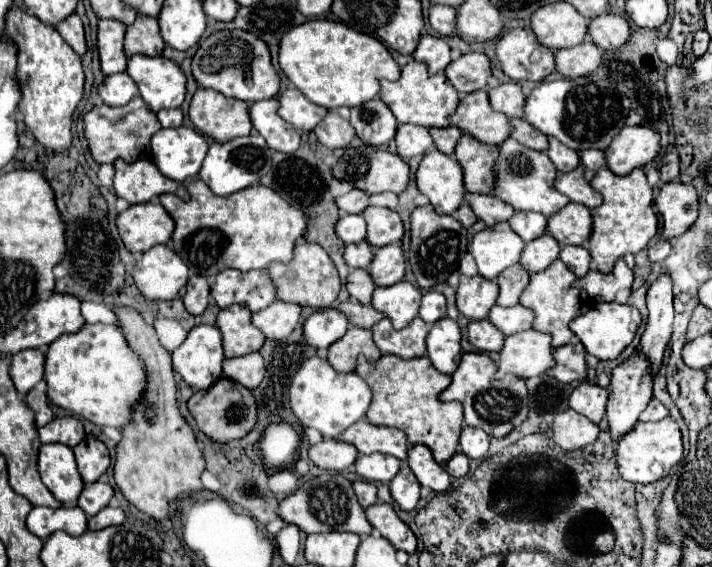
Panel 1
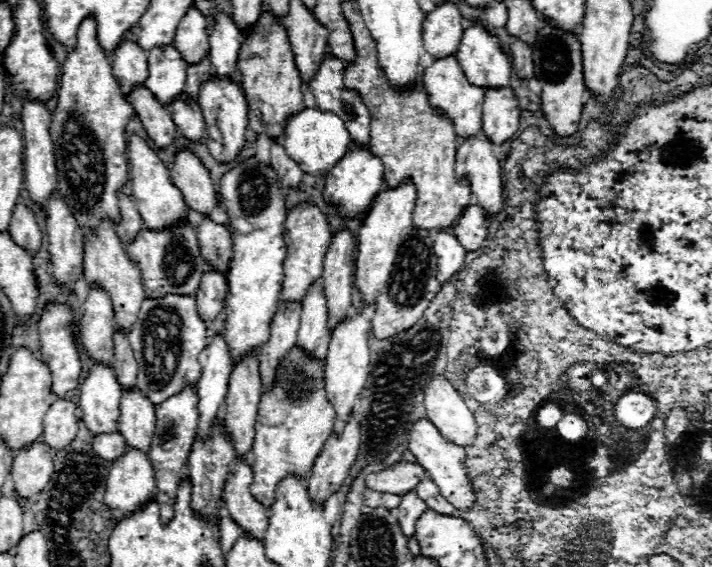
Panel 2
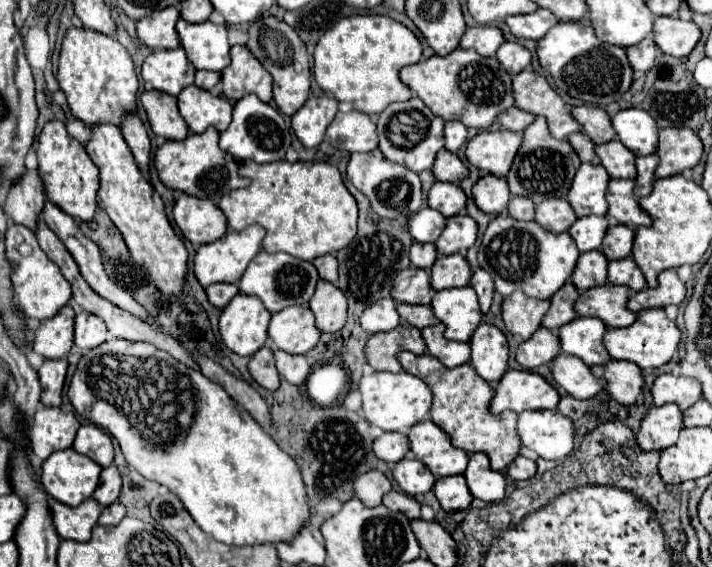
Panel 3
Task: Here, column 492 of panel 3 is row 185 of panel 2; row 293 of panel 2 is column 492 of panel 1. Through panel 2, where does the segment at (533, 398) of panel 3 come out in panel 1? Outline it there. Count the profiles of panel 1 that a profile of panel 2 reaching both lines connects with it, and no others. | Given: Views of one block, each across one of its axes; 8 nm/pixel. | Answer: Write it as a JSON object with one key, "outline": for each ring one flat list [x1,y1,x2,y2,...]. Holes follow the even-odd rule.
{"outline":[[464,352,462,360,452,374,452,384,440,394,442,402,458,400,464,406,464,422,472,428,482,428,492,438,504,438,518,428,528,416,528,390,526,382,518,376,504,376,498,380,496,364,488,354]]}

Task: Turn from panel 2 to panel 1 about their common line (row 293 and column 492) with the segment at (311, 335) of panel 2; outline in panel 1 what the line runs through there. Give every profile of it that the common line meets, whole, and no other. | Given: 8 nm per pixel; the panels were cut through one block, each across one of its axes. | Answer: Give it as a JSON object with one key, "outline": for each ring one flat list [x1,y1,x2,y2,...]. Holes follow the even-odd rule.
{"outline":[[520,304,514,308,504,308,504,306,492,306,488,320,504,334,516,334,516,332,524,332,532,328,534,322,534,312,530,312,530,308,522,308]]}

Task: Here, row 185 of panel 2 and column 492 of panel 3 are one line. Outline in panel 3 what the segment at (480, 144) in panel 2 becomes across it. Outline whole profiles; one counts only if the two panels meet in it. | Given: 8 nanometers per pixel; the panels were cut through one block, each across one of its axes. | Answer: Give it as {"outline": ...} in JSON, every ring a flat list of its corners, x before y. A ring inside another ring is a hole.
{"outline":[[470,454,468,468,464,472,468,488,474,498,484,502,500,502,506,496,506,476,490,468,486,454]]}

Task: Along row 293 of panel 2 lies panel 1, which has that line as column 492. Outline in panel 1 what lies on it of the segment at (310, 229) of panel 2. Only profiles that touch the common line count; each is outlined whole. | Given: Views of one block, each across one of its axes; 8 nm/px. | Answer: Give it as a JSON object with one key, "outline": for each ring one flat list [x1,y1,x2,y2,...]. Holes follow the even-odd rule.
{"outline":[[462,276,460,286,456,290,458,310,468,320,484,320,488,318,490,308,496,304,498,284,494,280,486,280,482,276]]}

